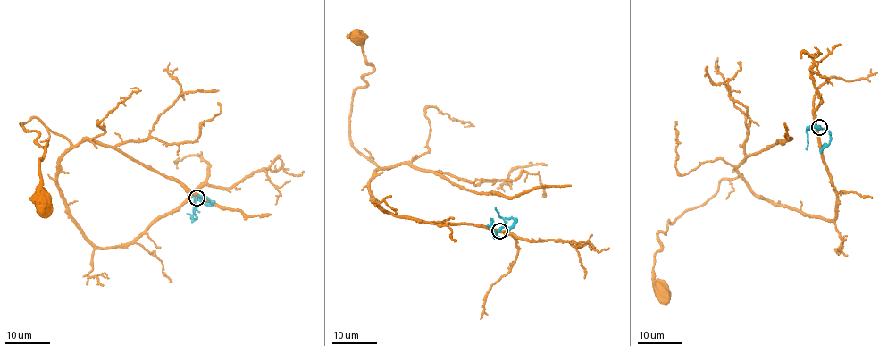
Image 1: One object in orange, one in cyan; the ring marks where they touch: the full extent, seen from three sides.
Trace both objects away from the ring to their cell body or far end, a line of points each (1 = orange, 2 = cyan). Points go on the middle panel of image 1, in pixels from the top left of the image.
1: (499, 232), (377, 204), (372, 172), (391, 165), (351, 142), (351, 102), (372, 67), (358, 36)
2: (499, 232), (504, 227), (512, 226), (514, 221), (502, 218), (495, 207)

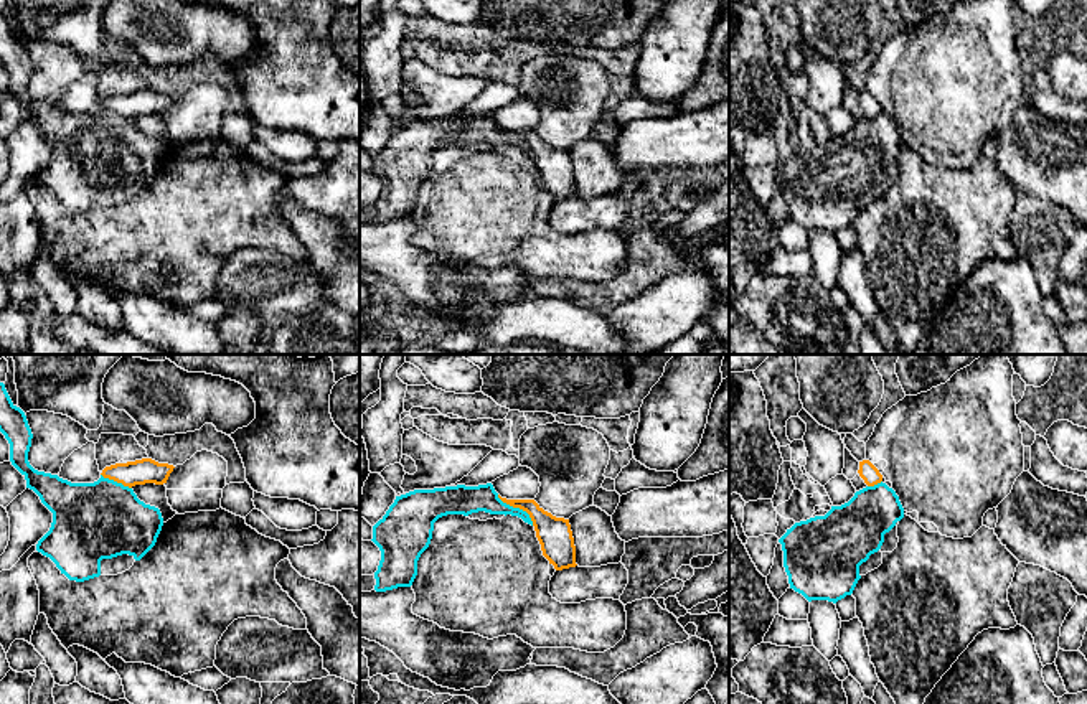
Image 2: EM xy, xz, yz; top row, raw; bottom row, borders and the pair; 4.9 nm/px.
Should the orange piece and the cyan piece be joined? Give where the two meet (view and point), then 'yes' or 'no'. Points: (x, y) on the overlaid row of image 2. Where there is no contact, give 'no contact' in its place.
xz (518, 506) | no

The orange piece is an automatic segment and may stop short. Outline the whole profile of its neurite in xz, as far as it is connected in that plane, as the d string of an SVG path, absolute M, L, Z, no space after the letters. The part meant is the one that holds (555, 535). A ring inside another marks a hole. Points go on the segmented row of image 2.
M498 498L526 511L533 521L536 537L541 544L543 556L554 566L556 570L576 567L576 546L569 519L556 518L544 511L534 500L506 500Z

